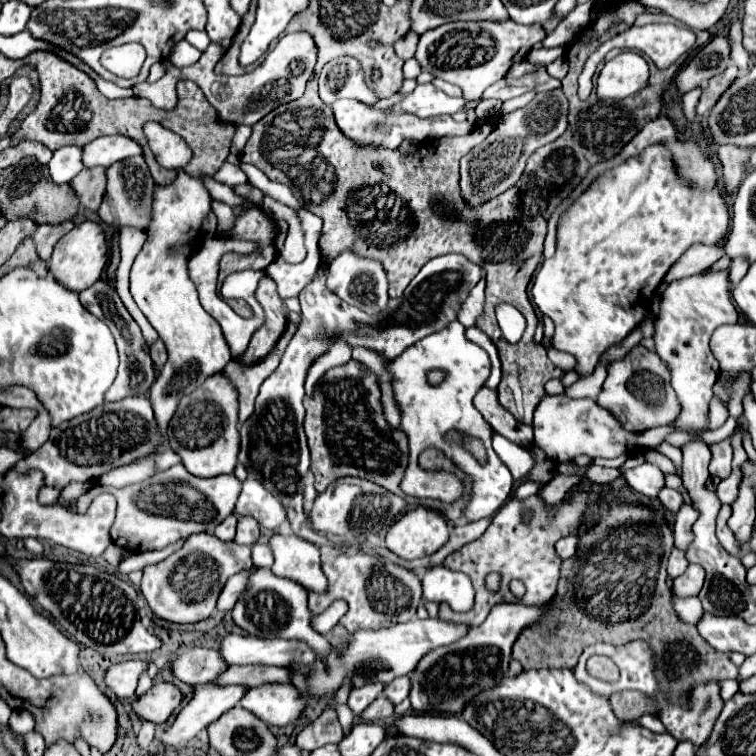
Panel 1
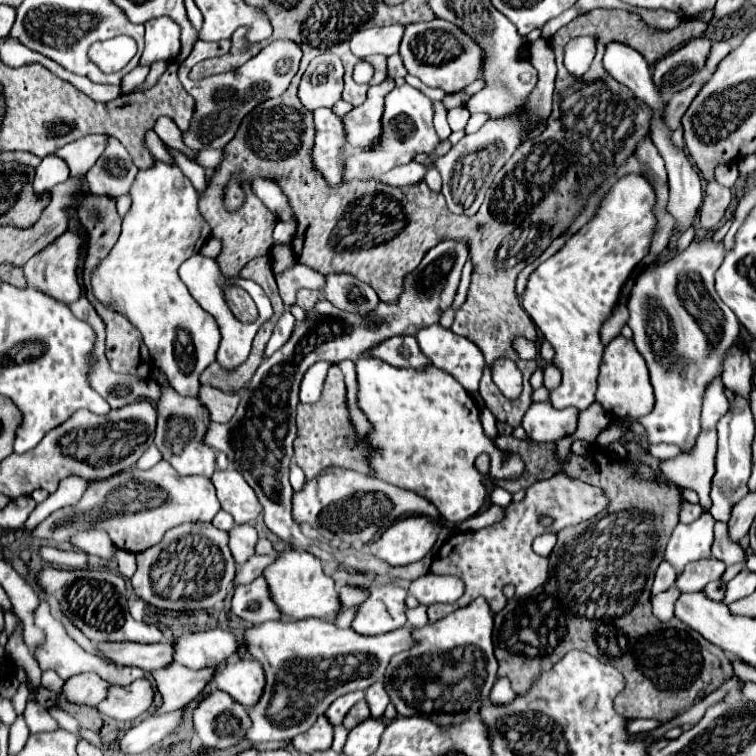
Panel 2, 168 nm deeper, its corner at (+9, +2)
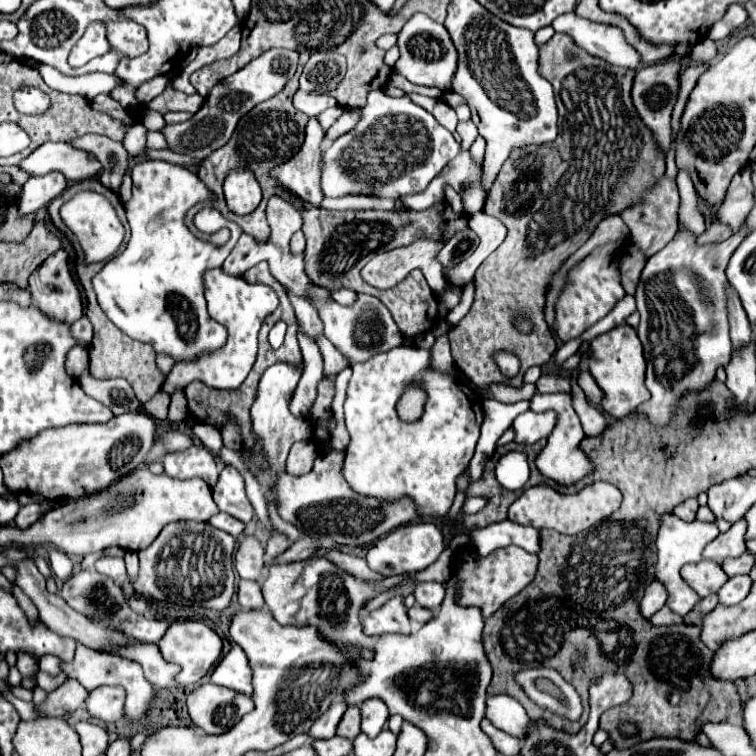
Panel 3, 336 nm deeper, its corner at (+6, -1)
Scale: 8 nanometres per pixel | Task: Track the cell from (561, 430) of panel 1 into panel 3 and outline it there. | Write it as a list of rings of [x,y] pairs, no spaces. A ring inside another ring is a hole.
[[[523,412],[513,422],[513,430],[515,430],[513,442],[535,444],[541,438],[547,438],[553,428],[555,428],[555,414],[553,412],[545,412],[545,414]]]

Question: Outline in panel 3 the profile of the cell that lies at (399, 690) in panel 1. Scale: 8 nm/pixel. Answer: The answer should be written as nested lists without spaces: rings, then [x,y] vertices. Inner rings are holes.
[[[371,698],[365,700],[359,708],[361,708],[361,732],[367,734],[369,738],[375,738],[389,718],[387,706],[379,698]]]

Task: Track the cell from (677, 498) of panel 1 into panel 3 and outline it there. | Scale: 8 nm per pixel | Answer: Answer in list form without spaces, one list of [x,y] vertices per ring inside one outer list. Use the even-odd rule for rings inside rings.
[[[687,498],[687,502],[681,502],[679,506],[675,506],[673,514],[675,514],[675,516],[679,516],[681,520],[691,522],[691,520],[695,520],[695,512],[697,512],[697,508],[699,508],[697,498]]]

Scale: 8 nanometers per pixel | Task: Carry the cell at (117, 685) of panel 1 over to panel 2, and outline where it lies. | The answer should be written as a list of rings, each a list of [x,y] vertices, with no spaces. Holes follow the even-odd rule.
[[[80,673],[70,677],[64,687],[62,687],[62,695],[76,705],[96,705],[100,701],[104,701],[104,695],[108,693],[110,683],[104,683],[104,679],[100,679],[100,675],[96,673]]]

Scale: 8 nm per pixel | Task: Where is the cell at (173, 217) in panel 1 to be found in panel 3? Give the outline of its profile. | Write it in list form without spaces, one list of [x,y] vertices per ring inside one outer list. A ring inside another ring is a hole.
[[[141,160],[131,170],[133,176],[133,196],[125,202],[125,212],[131,228],[131,238],[127,248],[115,254],[111,260],[105,262],[103,270],[93,276],[93,288],[97,292],[99,306],[107,314],[107,318],[123,330],[129,338],[153,344],[157,352],[165,352],[175,360],[193,360],[203,350],[217,350],[227,340],[227,330],[215,322],[207,314],[205,304],[205,290],[203,290],[203,274],[213,268],[221,268],[223,260],[231,254],[235,242],[239,240],[241,232],[239,226],[233,222],[231,238],[225,246],[213,246],[207,242],[197,240],[183,224],[185,212],[195,206],[197,202],[213,200],[215,194],[207,190],[207,186],[199,180],[199,176],[179,164],[163,162],[163,160]]]

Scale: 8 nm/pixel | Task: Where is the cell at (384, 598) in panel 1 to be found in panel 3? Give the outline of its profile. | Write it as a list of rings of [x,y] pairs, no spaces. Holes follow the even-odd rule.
[[[395,596],[381,608],[363,616],[363,632],[367,636],[387,634],[387,632],[409,634],[411,624],[409,624],[409,616],[407,616],[407,608],[403,606],[403,600]]]

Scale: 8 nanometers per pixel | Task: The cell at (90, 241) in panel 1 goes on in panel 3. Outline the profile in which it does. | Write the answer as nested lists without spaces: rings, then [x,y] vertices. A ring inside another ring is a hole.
[[[59,250],[53,256],[49,256],[31,276],[29,276],[29,292],[33,298],[33,304],[43,312],[49,314],[49,318],[57,320],[57,322],[65,322],[65,324],[73,324],[75,320],[79,320],[79,316],[83,316],[83,306],[81,306],[81,296],[79,296],[79,288],[73,282],[73,276],[69,272],[69,264],[67,264],[67,252]]]

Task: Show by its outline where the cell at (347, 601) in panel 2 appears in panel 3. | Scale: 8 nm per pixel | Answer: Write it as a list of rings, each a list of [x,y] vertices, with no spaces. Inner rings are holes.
[[[445,550],[441,554],[441,558],[437,558],[437,562],[433,562],[427,570],[415,574],[415,578],[419,582],[427,582],[427,580],[437,580],[437,582],[447,582],[451,576],[451,564],[453,564],[453,550]]]

